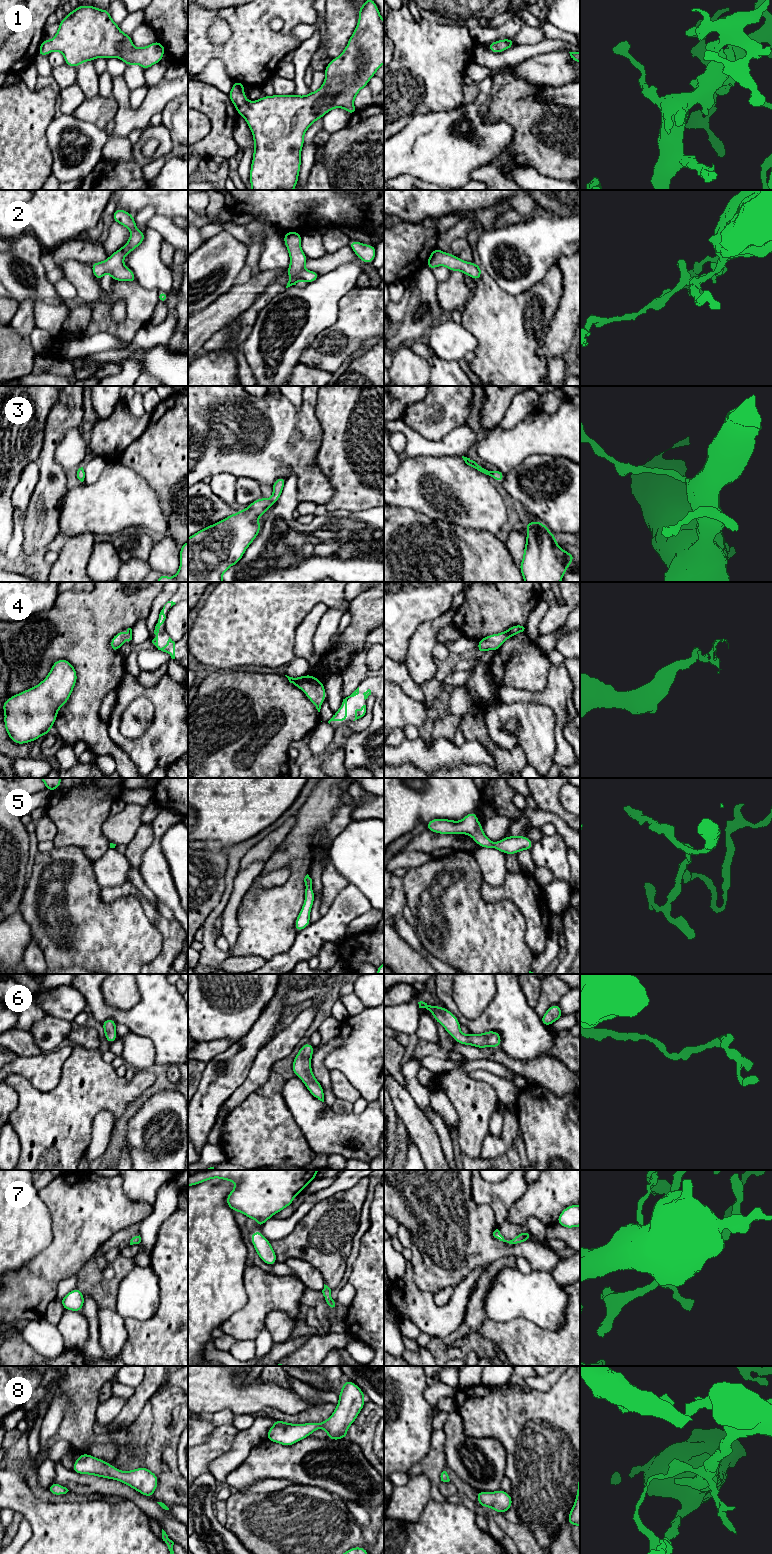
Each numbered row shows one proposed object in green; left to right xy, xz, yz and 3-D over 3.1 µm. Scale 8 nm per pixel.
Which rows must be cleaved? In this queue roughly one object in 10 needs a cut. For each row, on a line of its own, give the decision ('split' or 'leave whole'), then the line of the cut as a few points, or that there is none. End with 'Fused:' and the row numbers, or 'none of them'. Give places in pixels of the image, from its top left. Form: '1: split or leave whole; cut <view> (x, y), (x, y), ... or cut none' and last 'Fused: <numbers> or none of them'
1: leave whole; cut none
2: leave whole; cut none
3: leave whole; cut none
4: leave whole; cut none
5: leave whole; cut none
6: leave whole; cut none
7: leave whole; cut none
8: leave whole; cut none
Fused: none of them

